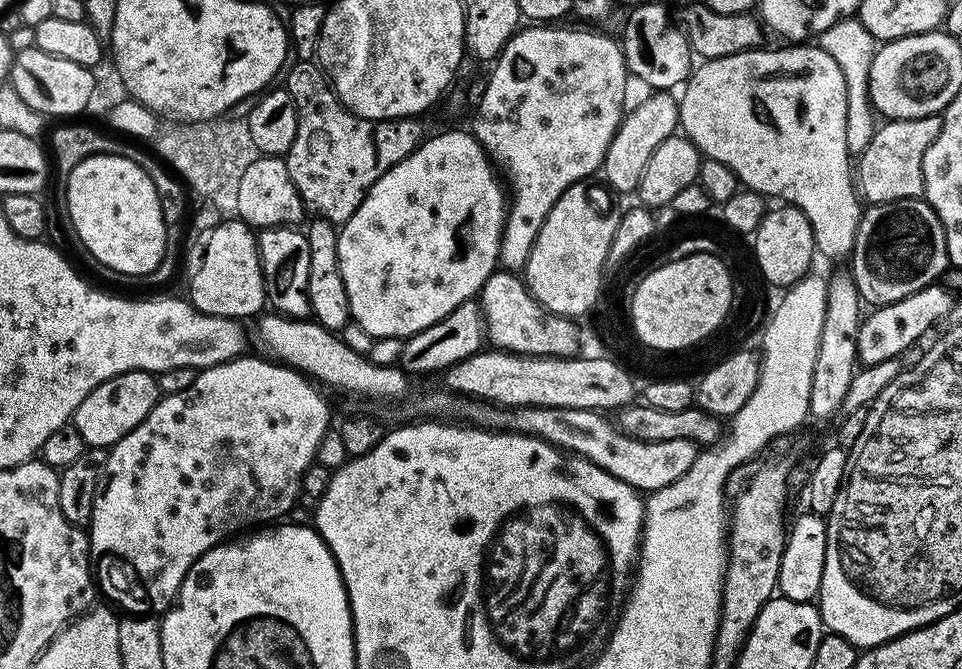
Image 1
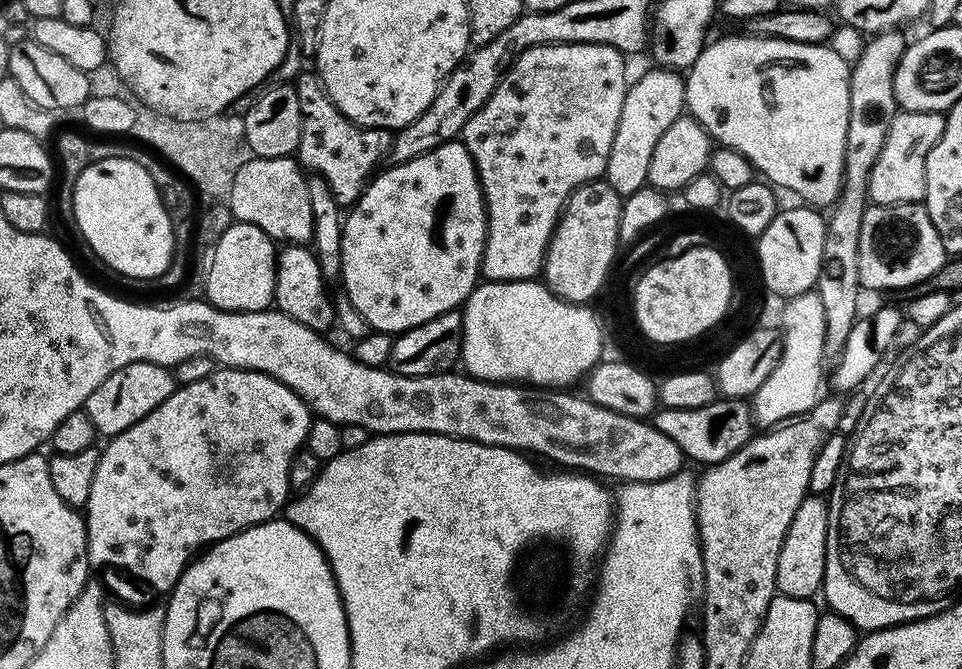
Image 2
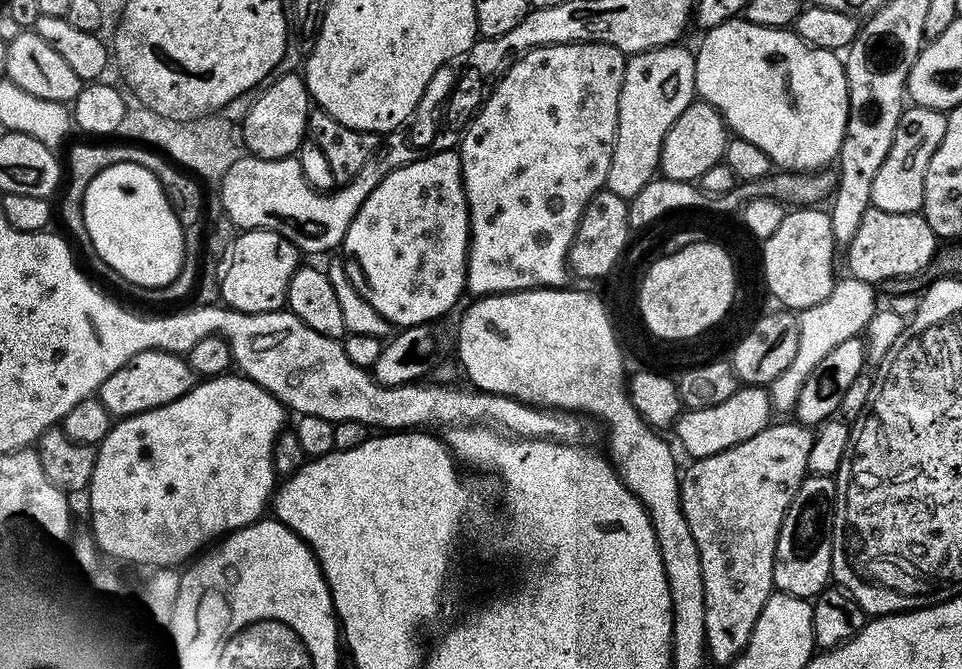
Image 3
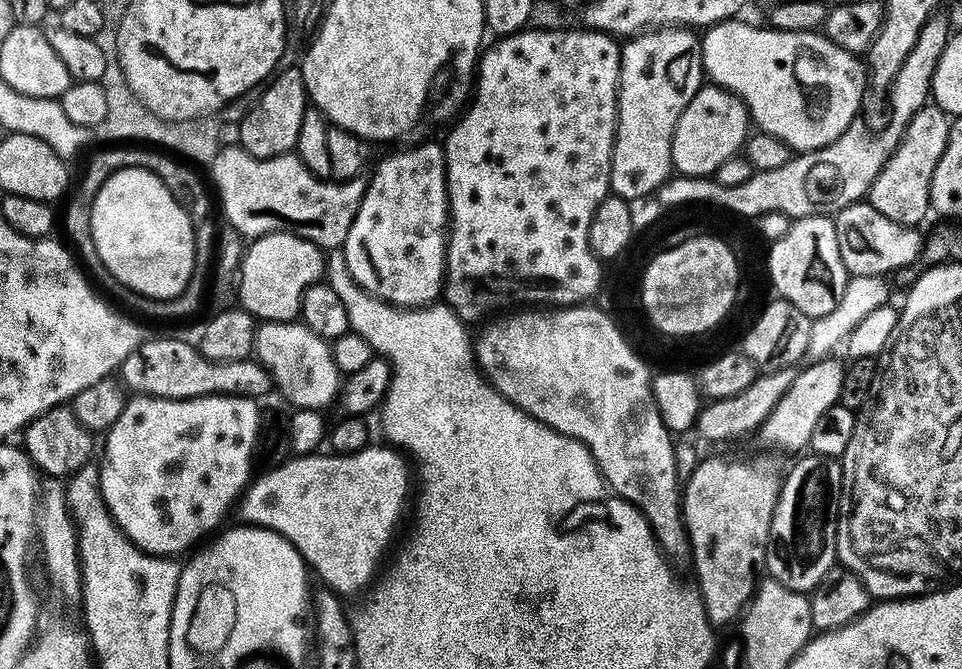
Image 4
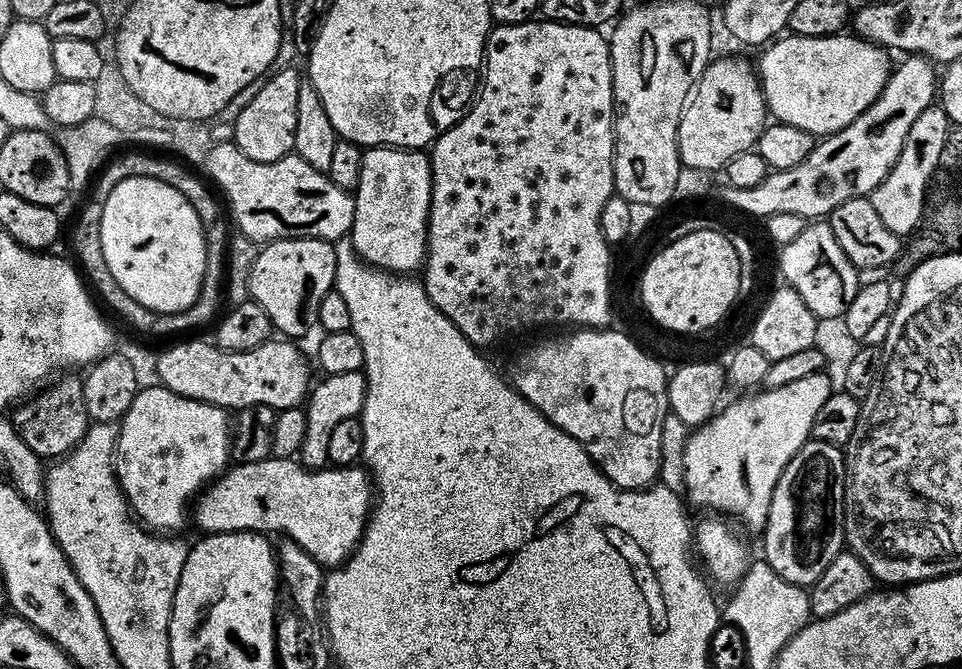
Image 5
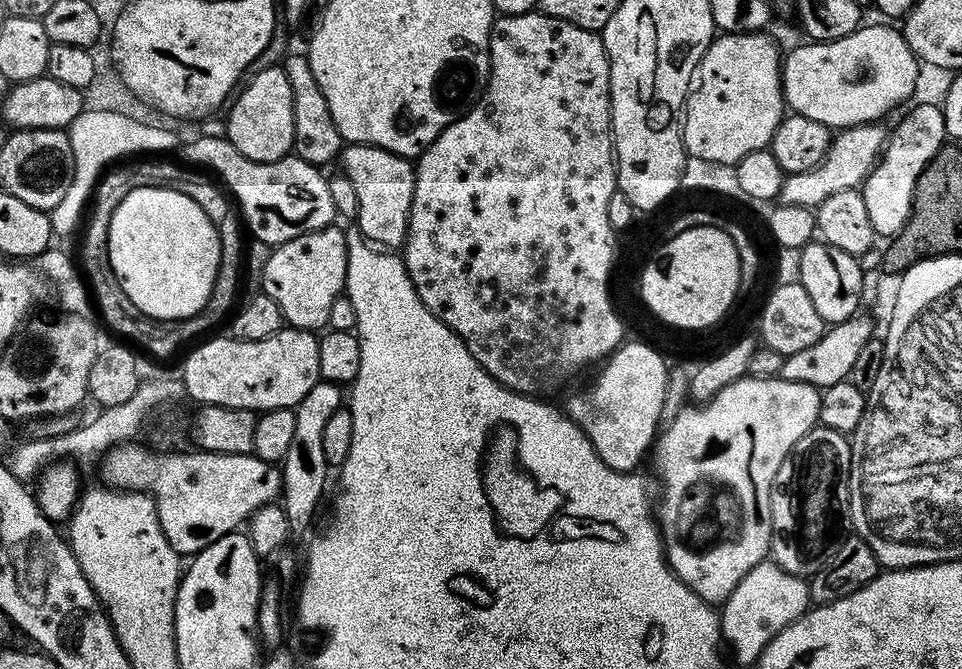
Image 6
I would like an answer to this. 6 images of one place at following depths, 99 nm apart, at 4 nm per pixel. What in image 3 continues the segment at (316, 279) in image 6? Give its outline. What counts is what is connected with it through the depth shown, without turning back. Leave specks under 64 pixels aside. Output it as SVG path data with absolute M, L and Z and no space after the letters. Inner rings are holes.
M250 228L241 231L230 249L232 261L219 277L220 300L236 312L278 312L288 303L290 278L301 267L302 256L297 248L282 234L265 228Z

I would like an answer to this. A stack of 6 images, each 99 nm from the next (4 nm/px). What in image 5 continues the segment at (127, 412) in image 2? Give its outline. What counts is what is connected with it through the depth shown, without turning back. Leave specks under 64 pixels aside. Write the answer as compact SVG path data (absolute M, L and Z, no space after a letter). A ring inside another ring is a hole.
M273 338L254 350L227 352L215 343L188 340L168 348L156 360L159 383L179 396L217 404L225 410L249 408L251 404L270 406L277 410L294 408L305 403L310 391L308 364L288 338Z

